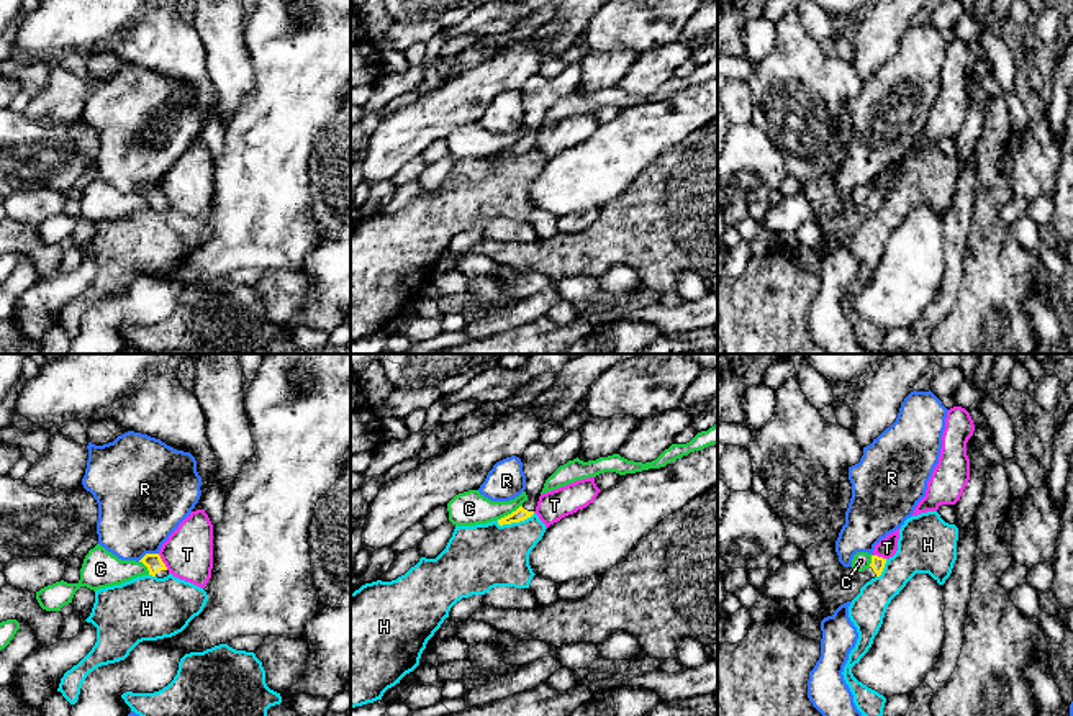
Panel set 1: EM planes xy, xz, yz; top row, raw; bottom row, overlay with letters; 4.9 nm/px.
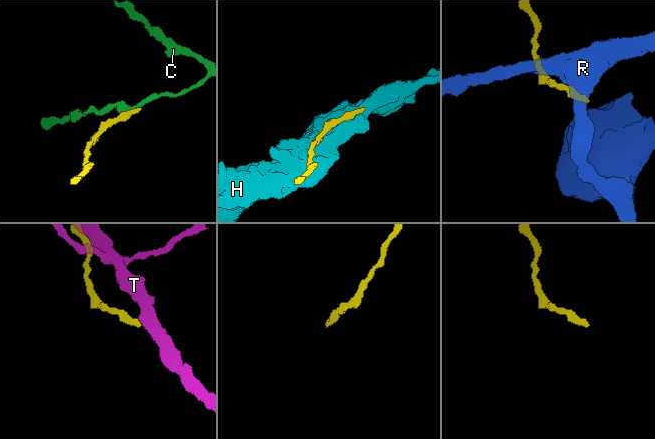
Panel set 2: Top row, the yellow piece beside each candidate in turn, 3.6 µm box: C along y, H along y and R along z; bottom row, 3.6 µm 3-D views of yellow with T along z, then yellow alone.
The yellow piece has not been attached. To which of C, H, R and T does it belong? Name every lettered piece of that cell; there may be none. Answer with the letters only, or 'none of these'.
none of these

